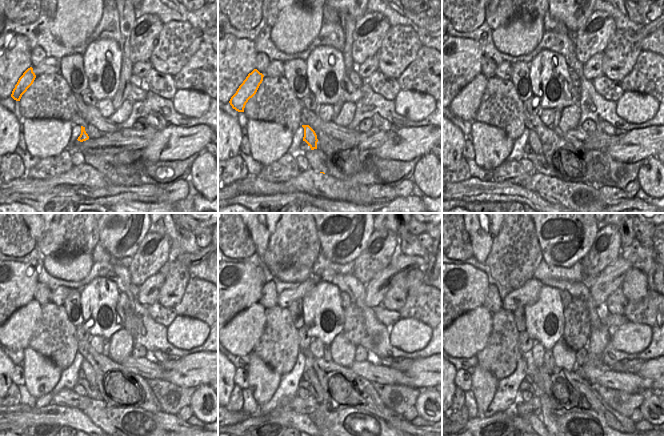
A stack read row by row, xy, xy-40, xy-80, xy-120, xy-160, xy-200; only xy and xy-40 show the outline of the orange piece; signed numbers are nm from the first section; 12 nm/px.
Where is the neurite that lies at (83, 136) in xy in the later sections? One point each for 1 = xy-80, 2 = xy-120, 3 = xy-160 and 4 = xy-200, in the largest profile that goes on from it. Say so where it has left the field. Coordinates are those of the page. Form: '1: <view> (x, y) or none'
1: xy-80 (533, 139)
2: xy-120 (89, 374)
3: xy-160 (308, 368)
4: xy-200 (533, 372)

